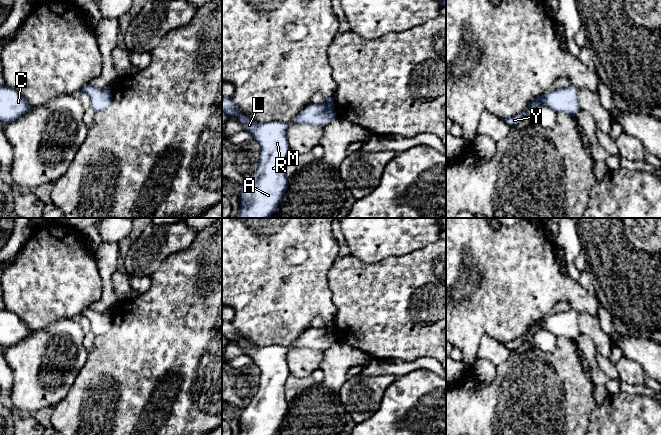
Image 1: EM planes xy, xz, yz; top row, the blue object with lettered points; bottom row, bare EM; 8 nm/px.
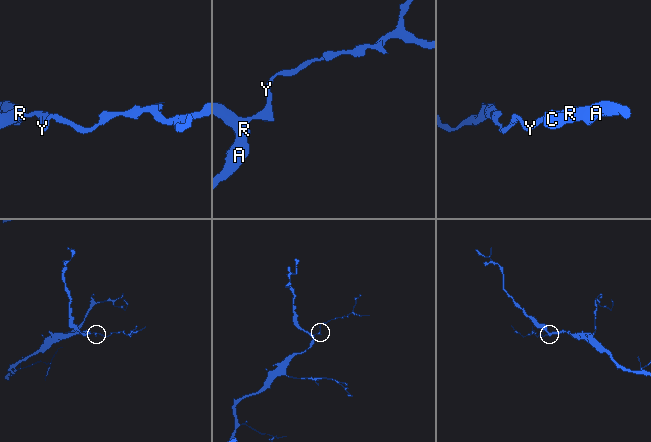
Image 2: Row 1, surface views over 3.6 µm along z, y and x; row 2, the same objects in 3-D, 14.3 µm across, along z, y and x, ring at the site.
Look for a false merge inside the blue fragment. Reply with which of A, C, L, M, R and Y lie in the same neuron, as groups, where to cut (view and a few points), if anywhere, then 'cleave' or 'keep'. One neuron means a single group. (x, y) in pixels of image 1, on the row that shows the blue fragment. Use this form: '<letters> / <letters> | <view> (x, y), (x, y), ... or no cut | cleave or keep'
A C L M R Y | no cut | keep

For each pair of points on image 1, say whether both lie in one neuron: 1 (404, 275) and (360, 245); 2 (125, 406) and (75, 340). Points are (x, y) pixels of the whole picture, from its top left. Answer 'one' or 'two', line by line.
1: two
2: two

